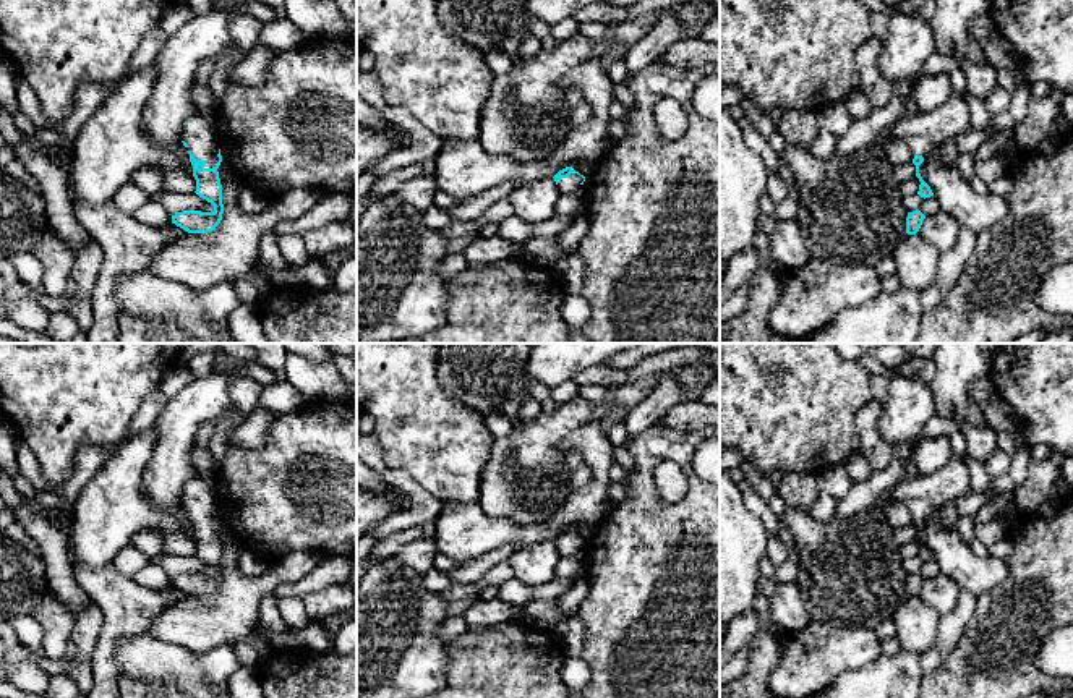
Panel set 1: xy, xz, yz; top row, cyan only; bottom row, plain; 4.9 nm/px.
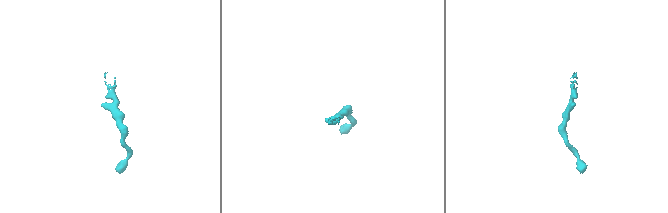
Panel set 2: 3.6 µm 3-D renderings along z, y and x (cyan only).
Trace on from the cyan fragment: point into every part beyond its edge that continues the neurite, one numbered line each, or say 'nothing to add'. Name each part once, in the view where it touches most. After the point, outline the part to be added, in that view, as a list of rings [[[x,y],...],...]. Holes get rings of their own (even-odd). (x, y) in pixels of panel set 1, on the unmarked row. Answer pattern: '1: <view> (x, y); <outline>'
1: xy (200, 496); [[[195,476],[182,491],[182,504],[196,523],[204,523],[199,531],[212,531],[219,525],[219,494],[214,476]]]

